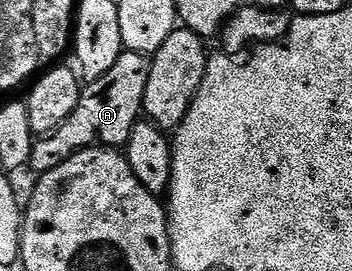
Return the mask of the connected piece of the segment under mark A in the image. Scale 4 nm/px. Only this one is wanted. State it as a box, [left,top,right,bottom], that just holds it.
[29,51,150,174]

